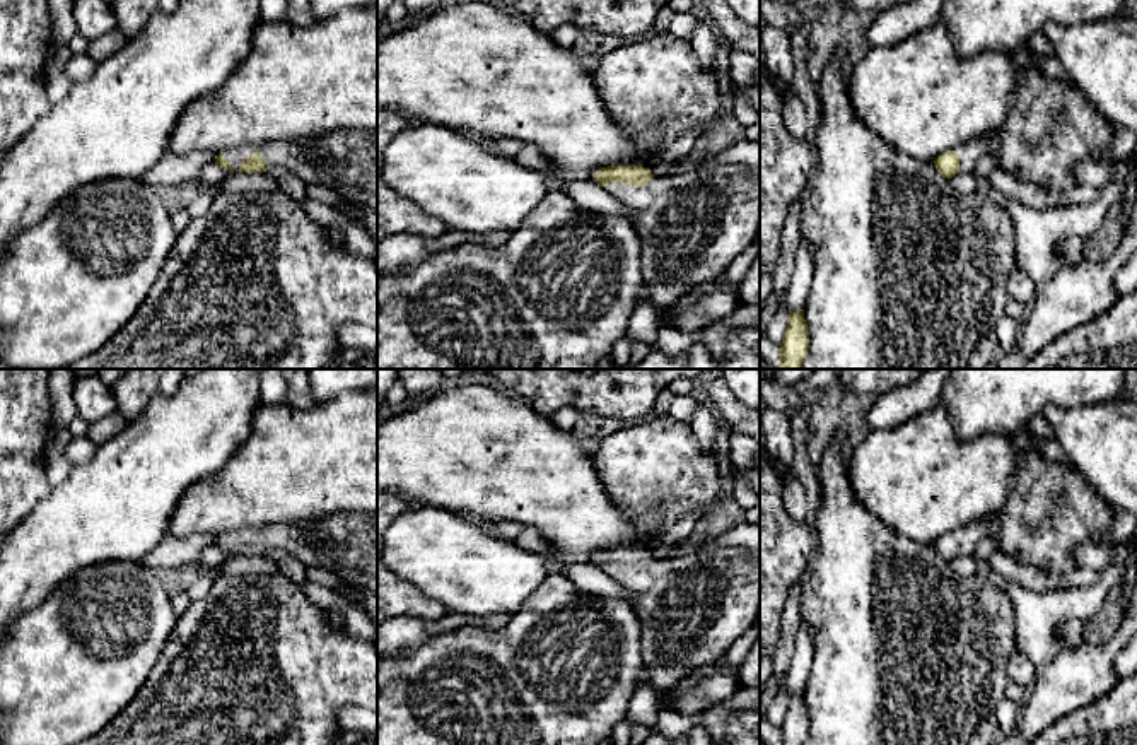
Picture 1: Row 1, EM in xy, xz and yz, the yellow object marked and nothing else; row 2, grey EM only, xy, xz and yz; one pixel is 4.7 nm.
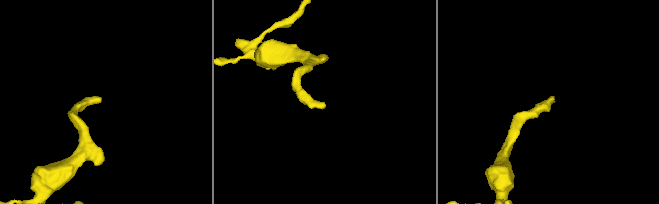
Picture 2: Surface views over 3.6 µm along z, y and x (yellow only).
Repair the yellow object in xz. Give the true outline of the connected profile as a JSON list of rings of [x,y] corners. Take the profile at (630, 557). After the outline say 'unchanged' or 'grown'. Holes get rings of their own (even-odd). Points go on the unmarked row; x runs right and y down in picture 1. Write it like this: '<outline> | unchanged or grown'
[[[608,548],[594,555],[594,564],[637,598],[633,610],[640,624],[642,663],[650,672],[656,690],[674,689],[691,672],[724,656],[760,617],[760,548],[702,548],[669,559],[654,559],[644,548]]] | grown

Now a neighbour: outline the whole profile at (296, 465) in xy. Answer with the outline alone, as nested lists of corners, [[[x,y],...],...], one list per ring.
[[[372,388],[341,393],[309,410],[259,403],[249,436],[225,465],[181,496],[167,533],[224,537],[336,513],[377,513],[377,391]]]

